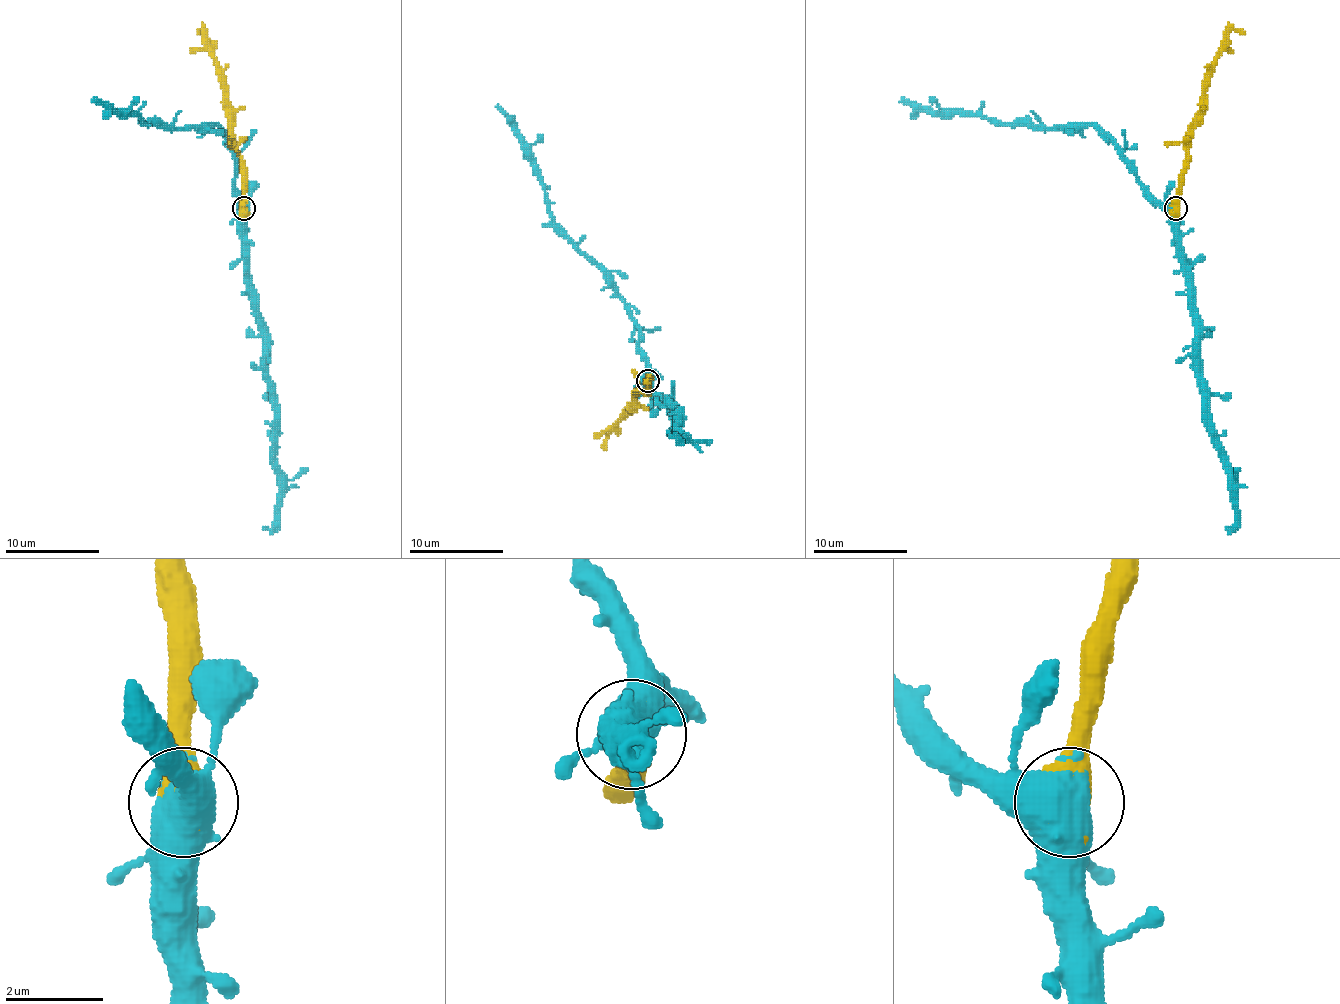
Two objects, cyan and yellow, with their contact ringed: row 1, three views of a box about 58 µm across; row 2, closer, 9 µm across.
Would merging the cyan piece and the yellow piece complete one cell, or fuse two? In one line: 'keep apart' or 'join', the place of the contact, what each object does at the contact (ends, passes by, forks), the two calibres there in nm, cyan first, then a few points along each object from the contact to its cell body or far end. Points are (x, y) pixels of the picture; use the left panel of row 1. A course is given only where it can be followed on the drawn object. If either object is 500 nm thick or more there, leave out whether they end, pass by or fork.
join | (244, 208) | 550/850 nm | cyan via (244, 207), (244, 198), (235, 186), (232, 146), (216, 125), (150, 125), (94, 102) | yellow via (244, 207), (244, 175), (232, 121), (225, 109), (223, 74), (207, 34), (202, 29), (200, 34)

